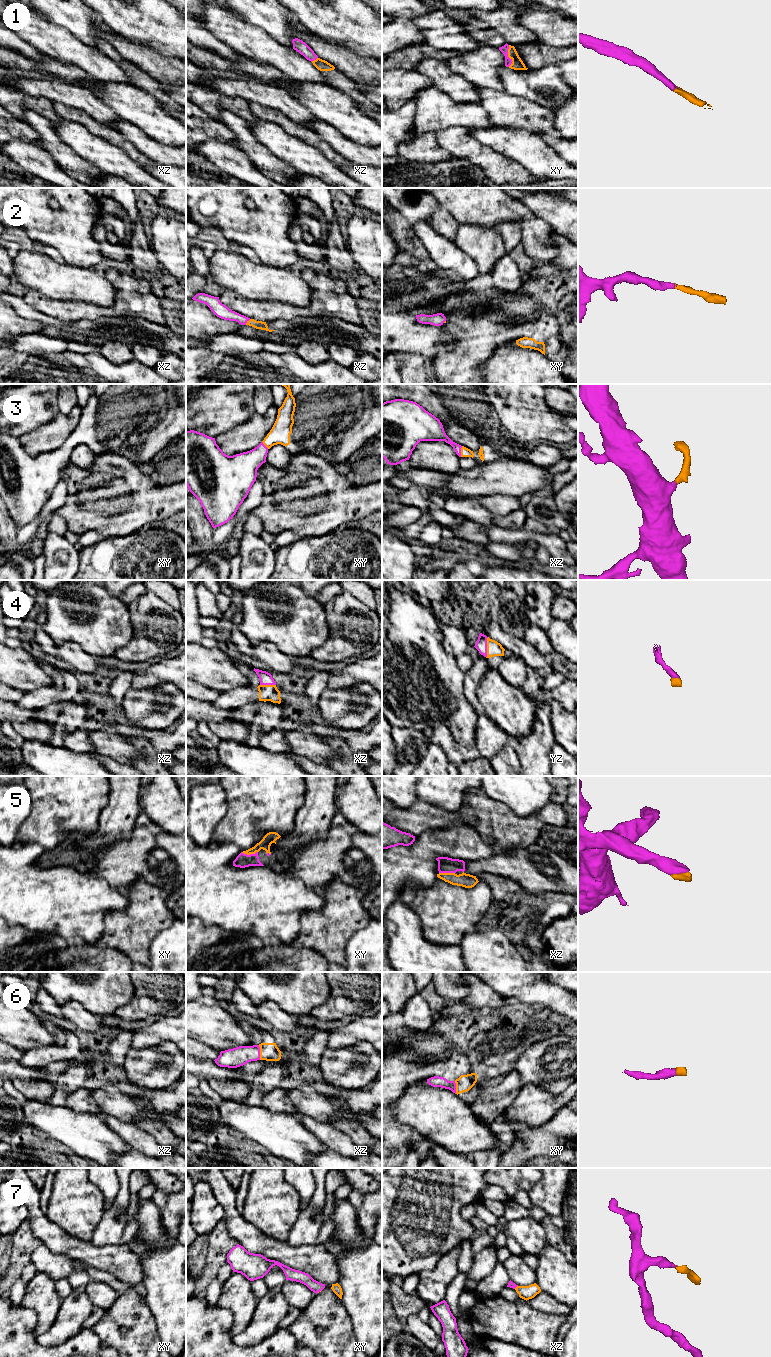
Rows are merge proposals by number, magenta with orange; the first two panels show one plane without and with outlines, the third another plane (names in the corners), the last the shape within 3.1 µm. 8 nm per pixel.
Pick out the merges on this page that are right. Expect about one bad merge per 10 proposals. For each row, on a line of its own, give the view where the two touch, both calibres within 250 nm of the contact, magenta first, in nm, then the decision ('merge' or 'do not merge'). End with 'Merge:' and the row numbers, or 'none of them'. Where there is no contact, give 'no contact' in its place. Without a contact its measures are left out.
1: contact in xy; calibres 60 and 100 nm; merge
2: contact in xz; calibres 110 and 70 nm; merge
3: contact in xz; calibres 130 and 80 nm; merge
4: contact in yz; calibres 100 and 120 nm; merge
5: contact in xy; calibres 110 and 90 nm; merge
6: contact in xz; calibres 160 and 140 nm; merge
7: contact in xz; calibres 50 and 110 nm; merge
Merge: 1, 2, 3, 4, 5, 6, 7

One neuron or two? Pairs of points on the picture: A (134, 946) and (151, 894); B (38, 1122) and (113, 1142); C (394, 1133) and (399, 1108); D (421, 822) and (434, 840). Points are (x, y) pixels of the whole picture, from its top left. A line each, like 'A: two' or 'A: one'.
A: one
B: one
C: two
D: two

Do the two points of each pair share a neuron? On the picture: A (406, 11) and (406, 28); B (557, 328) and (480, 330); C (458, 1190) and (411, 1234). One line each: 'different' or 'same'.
A: different
B: same
C: same

